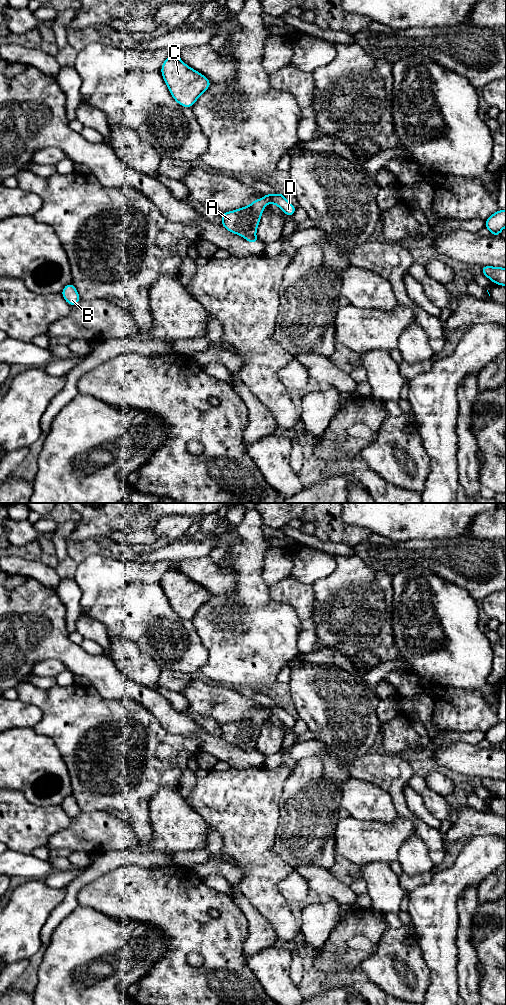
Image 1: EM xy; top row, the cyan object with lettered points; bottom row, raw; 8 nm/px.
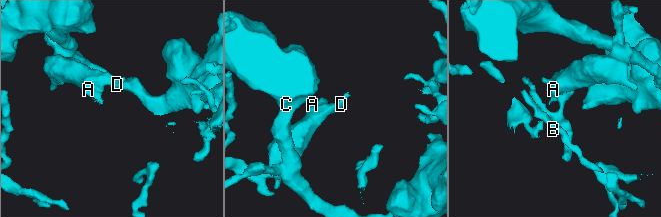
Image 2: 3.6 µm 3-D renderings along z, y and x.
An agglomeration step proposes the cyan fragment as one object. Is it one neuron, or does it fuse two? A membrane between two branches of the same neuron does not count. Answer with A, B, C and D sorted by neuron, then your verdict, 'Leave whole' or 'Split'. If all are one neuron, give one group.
Groups: A D / B C. Split

